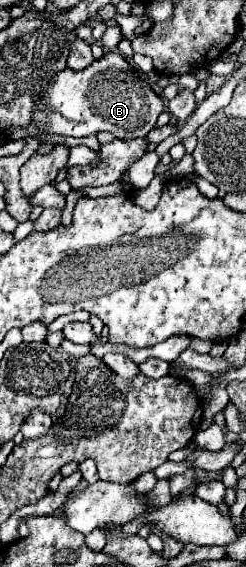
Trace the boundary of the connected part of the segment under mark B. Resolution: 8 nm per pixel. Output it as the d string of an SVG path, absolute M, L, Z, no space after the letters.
M107 52L85 70L61 70L53 84L43 92L33 122L51 134L91 136L99 130L111 132L121 140L143 138L155 128L159 114L165 110L165 100L153 92L149 82L117 52Z

